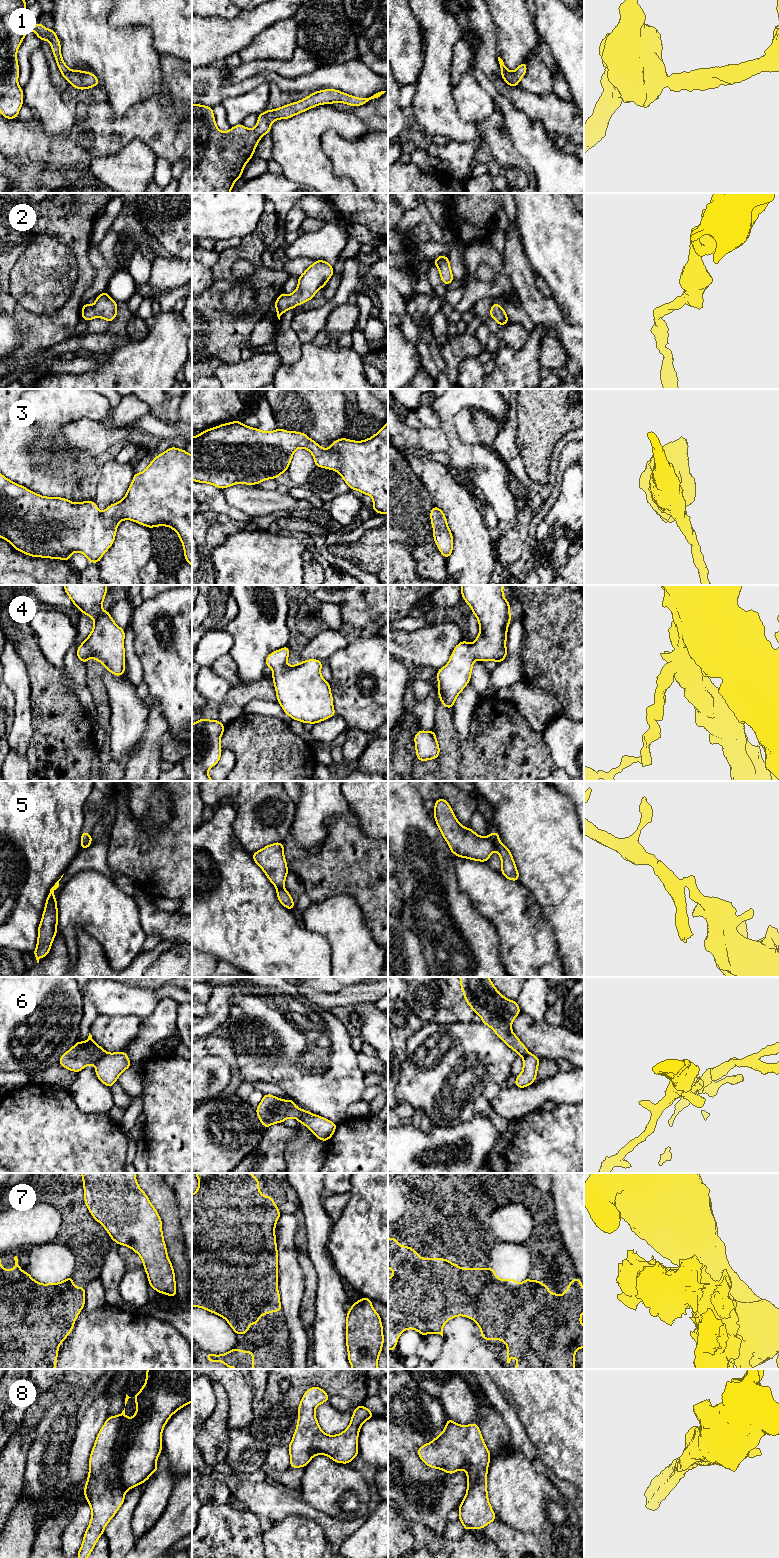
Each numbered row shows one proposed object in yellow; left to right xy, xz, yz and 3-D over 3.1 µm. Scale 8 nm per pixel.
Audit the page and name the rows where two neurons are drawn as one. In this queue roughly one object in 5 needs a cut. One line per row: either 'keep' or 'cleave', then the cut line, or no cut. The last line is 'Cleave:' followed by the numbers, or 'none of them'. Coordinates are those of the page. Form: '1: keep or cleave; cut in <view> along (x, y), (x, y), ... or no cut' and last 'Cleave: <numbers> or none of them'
1: keep; no cut
2: keep; no cut
3: keep; no cut
4: keep; no cut
5: cleave; cut in yz along (488, 837), (496, 849)
6: cleave; cut in xy along (106, 1052), (94, 1063)
7: cleave; cut in xy along (84, 1289), (42, 1289), (29, 1317), (24, 1310), (0, 1311)
8: keep; no cut
Cleave: 5, 6, 7

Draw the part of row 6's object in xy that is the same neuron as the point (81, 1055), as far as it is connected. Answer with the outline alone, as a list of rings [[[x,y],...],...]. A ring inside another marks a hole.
[[[89,1033],[85,1043],[78,1040],[73,1047],[60,1057],[59,1064],[70,1071],[79,1073],[84,1067],[95,1064],[106,1053],[101,1046],[94,1042]]]

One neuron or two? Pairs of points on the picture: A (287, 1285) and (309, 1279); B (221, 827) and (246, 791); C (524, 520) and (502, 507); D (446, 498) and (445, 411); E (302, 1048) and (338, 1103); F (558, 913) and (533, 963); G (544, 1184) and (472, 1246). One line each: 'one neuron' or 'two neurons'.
A: two neurons
B: two neurons
C: two neurons
D: two neurons
E: one neuron
F: two neurons
G: two neurons

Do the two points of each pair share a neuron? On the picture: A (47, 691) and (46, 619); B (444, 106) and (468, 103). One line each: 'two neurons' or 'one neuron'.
A: two neurons
B: two neurons

